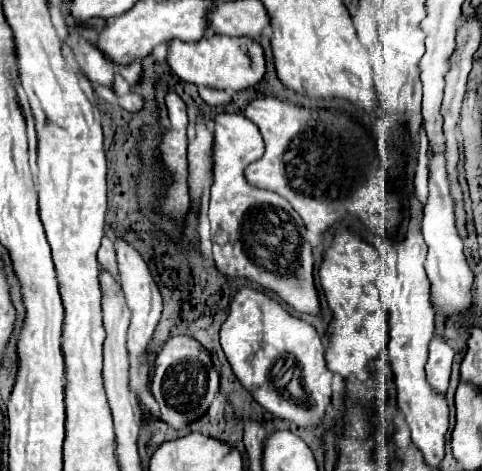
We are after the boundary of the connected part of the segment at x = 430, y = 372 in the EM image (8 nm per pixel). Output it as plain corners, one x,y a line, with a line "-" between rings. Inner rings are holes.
430,342
430,354
426,362
426,380
440,394
444,394
448,388
452,358
454,358
454,350
446,342

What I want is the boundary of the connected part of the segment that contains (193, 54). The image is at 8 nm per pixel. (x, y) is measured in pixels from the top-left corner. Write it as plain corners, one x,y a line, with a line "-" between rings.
210,34
198,42
172,40
168,48
170,48
170,56
166,60
174,70
174,74
196,86
208,86
218,90
226,90
226,88
244,90
248,86
258,84
266,72
264,50
258,42
254,42
248,36
228,38
220,34

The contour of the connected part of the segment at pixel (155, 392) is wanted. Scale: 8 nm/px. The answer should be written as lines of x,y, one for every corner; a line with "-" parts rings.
192,336
168,338
154,362
150,392
160,406
162,422
176,430
186,428
188,424
206,414
210,402
218,392
218,372
214,370
210,352

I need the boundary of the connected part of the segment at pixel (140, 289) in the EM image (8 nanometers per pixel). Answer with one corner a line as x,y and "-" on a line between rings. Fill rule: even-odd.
124,240
116,242
116,252
118,252
118,270
120,270
120,282
122,282
122,292
126,296
126,304
132,312
132,318
130,318
130,328
128,328
128,352
132,356
132,372
130,372
130,388
132,392
140,398
140,392
142,388
148,386
148,366
146,364
140,364
138,360
144,356
146,352
146,346
152,338
152,332
160,320
160,314
162,314
162,296
160,296
160,290
146,266
146,262
142,260
142,256
132,248
128,246

